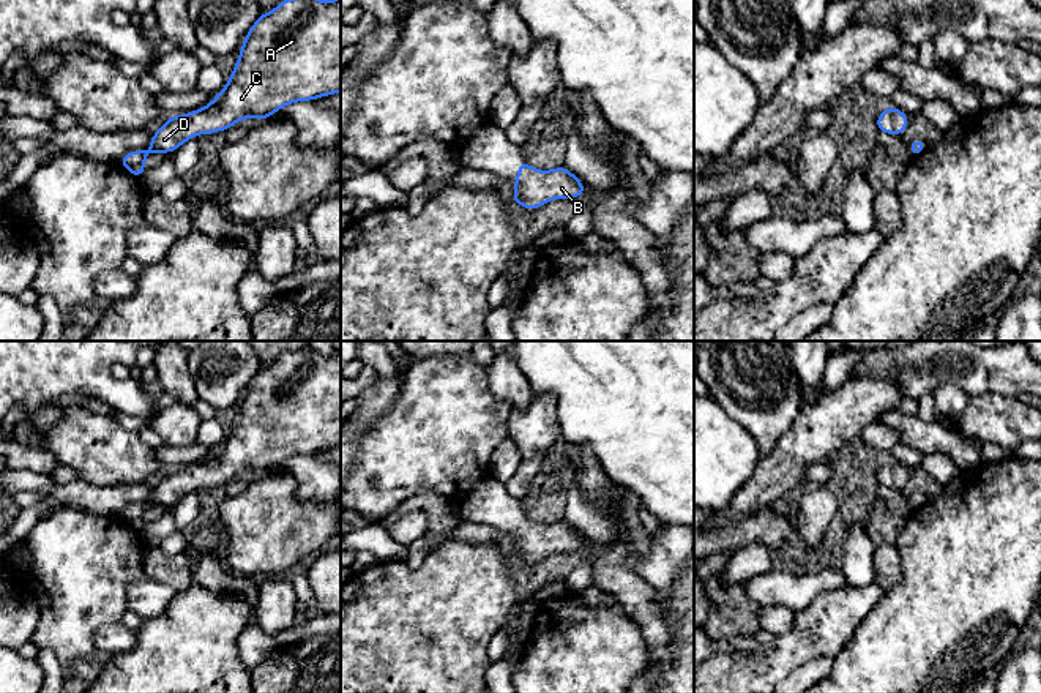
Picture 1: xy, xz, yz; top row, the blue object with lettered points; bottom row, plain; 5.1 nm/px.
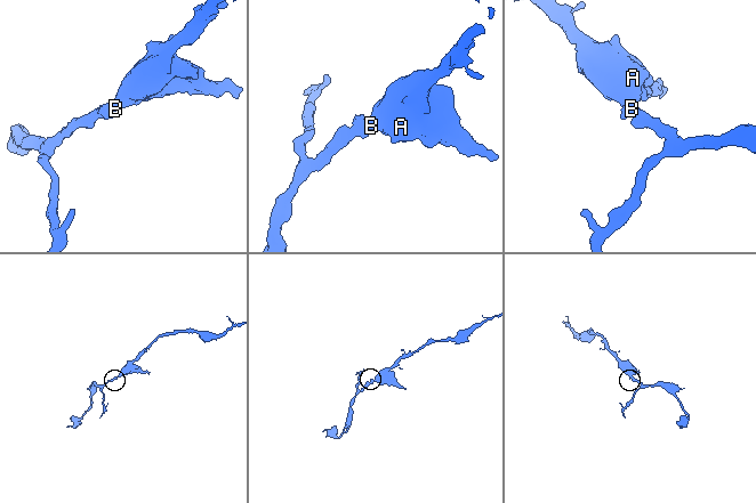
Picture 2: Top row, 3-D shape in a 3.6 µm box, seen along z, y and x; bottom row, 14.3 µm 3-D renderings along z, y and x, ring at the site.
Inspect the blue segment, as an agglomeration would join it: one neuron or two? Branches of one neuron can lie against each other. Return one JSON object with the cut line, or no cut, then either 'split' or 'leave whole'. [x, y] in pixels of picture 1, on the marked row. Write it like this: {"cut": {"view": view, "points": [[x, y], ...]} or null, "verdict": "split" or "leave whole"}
{"cut": null, "verdict": "leave whole"}

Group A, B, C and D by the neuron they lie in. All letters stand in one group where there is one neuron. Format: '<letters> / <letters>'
A B C D

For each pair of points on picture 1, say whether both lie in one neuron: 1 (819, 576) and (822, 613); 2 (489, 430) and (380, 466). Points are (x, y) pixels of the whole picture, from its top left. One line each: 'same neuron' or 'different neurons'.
1: different neurons
2: same neuron

